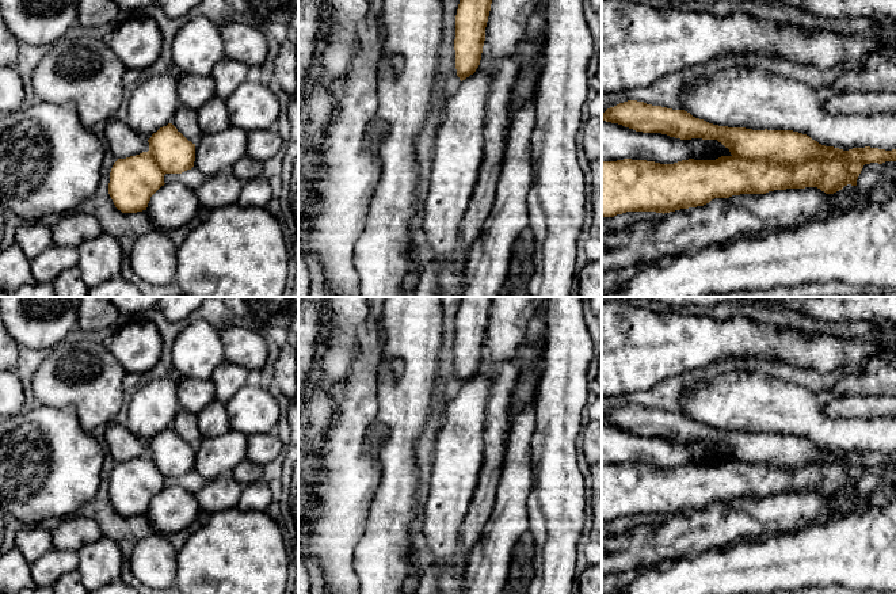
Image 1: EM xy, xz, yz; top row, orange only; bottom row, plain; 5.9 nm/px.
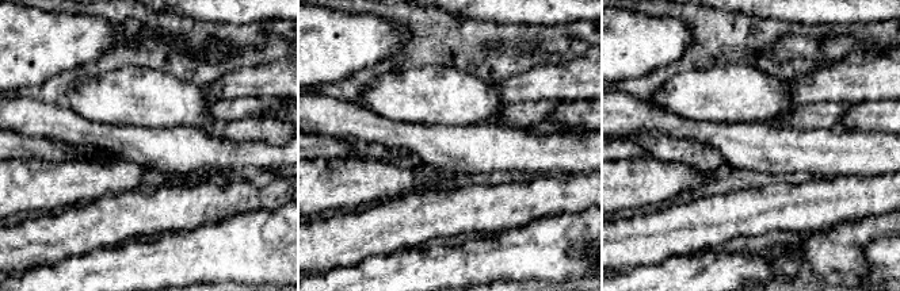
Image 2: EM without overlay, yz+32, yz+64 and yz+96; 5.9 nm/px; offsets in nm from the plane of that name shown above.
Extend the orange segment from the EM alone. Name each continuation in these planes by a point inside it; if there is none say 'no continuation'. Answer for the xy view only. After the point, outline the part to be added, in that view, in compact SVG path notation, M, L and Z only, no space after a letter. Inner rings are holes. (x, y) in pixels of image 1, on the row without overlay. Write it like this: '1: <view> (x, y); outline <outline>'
no continuation

